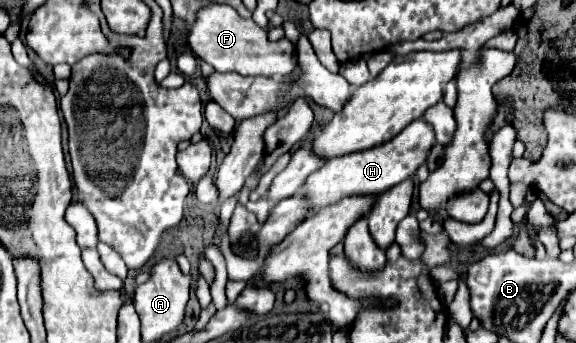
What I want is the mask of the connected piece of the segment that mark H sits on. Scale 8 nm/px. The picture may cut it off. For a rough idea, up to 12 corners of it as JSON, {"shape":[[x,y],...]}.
{"shape":[[422,118],[306,180],[314,208],[412,178],[436,142]]}

